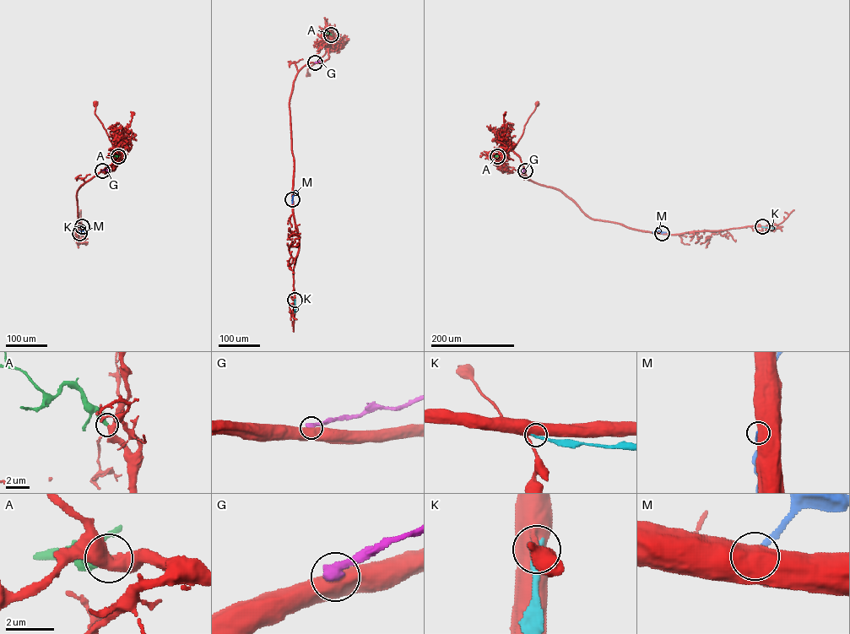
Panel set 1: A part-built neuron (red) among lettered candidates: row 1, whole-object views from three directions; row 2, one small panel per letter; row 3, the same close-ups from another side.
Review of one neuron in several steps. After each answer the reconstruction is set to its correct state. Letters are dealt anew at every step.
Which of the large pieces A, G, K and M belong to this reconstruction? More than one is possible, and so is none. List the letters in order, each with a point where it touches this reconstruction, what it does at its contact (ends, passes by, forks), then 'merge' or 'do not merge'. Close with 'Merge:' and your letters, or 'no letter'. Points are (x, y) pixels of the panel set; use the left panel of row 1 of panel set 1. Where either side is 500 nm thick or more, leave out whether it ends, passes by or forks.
A: (118, 156) | it ends | merge
G: (102, 170) | do not merge
K: (82, 226) | do not merge
M: (79, 233) | do not merge
Merge: A

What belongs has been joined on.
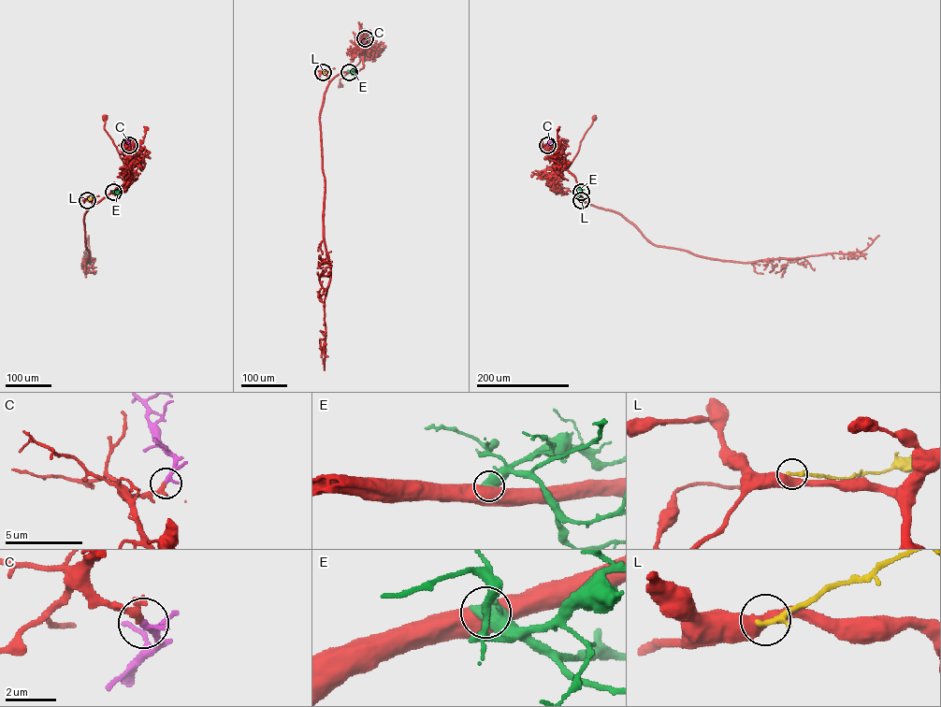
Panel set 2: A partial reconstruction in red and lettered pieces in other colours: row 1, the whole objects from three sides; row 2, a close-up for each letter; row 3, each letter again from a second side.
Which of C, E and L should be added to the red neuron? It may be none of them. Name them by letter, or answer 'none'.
C

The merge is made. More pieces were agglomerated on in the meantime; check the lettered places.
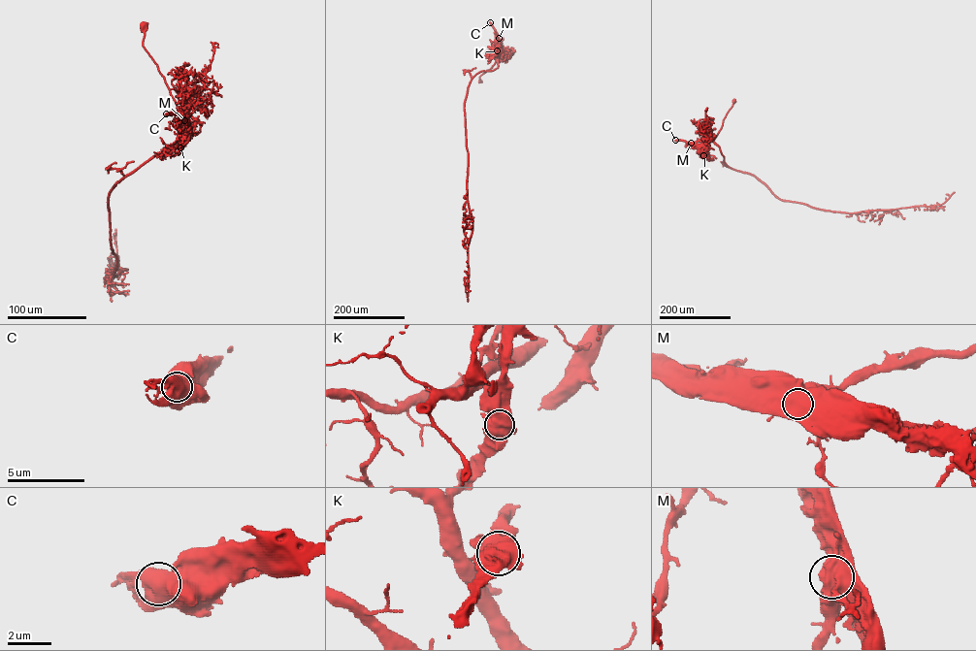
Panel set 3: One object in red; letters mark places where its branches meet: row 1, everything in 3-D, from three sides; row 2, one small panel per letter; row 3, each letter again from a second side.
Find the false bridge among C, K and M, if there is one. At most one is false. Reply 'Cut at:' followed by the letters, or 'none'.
Cut at: M

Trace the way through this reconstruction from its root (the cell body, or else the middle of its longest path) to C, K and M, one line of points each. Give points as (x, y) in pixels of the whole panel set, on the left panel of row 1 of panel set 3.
C: (145, 25), (143, 46), (164, 77), (177, 109), (188, 113), (194, 125), (188, 127), (180, 116), (166, 113)
K: (145, 25), (143, 46), (164, 77), (177, 109), (193, 119), (192, 133), (188, 140), (183, 139), (180, 147)
M: (145, 25), (143, 46), (164, 77), (177, 109), (188, 113), (194, 125), (188, 127), (184, 120)

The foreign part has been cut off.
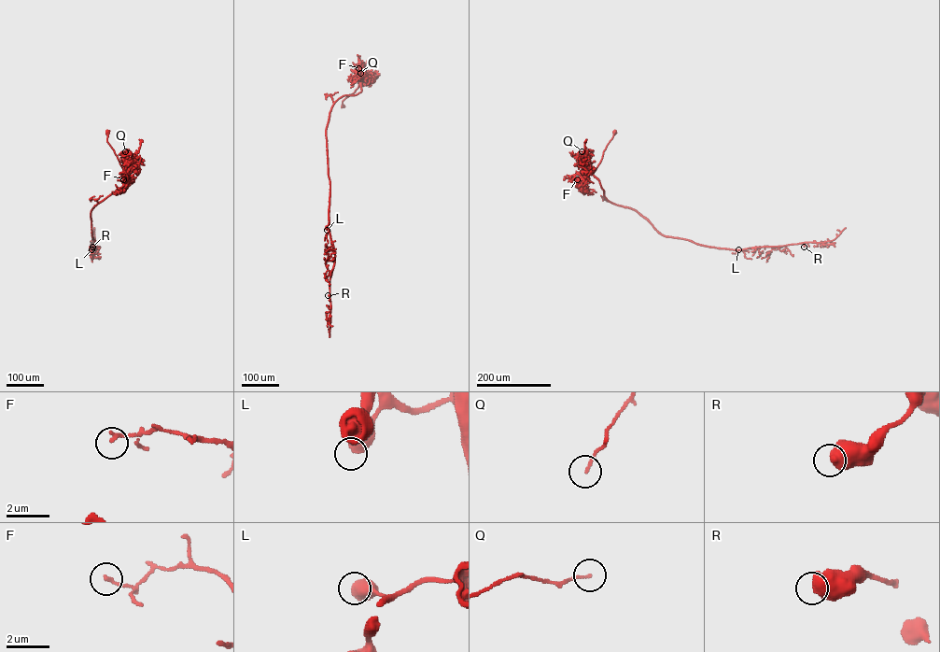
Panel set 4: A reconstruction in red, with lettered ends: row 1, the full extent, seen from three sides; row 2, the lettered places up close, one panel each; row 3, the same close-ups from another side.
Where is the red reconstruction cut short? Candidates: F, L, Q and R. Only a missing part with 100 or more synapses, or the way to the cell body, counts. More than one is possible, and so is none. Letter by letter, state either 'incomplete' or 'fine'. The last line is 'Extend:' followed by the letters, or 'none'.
F: fine
L: fine
Q: fine
R: fine
Extend: none

